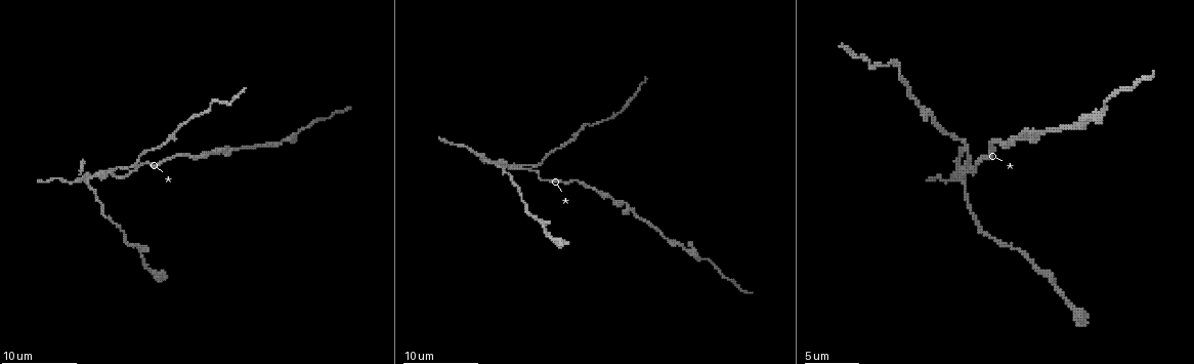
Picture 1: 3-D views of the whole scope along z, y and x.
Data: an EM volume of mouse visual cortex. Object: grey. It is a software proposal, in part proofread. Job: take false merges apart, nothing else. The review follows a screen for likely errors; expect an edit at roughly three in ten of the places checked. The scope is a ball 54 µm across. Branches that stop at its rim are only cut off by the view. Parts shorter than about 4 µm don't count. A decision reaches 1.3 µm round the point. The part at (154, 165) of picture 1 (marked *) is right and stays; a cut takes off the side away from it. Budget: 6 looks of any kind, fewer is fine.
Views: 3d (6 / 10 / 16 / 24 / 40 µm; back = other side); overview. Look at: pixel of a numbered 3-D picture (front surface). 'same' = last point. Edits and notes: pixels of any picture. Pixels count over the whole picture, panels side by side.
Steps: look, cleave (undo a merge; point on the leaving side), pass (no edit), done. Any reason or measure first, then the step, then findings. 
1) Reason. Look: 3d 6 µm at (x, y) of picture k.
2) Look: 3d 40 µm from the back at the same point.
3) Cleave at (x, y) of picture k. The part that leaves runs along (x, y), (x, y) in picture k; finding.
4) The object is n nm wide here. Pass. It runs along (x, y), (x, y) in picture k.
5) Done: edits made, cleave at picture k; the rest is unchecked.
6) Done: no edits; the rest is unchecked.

Three arms meet. Look: 3d 16 µm at (514, 164) of picture 1.

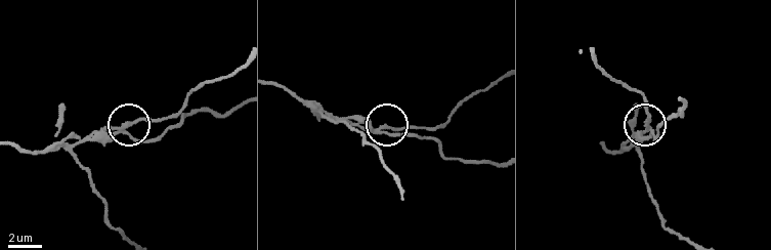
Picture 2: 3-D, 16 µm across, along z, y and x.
The side arm is 27 µm long; 3 arms meet here. Pass. Continuous, no second neuron.

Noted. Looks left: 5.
Look: 3d 6 µm at (139, 164) of picture 1.

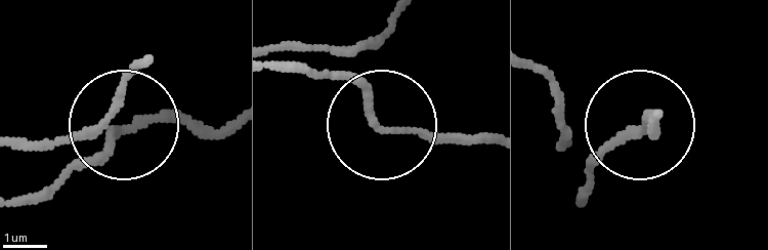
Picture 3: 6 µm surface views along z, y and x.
Pass. One neuron here.

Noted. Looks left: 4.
Calibre changes. Look: 3d 16 µm at (625, 204) of picture 1.

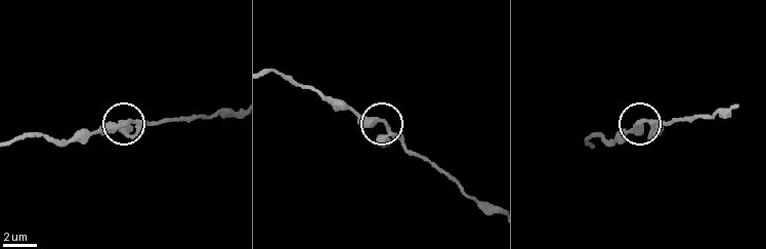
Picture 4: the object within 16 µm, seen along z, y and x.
Pass. It runs along (11, 142), (24, 138), (86, 138), (127, 121), (163, 121) in picture 4; one neuron here.

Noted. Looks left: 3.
Done: no edits; the rest is unchecked.

